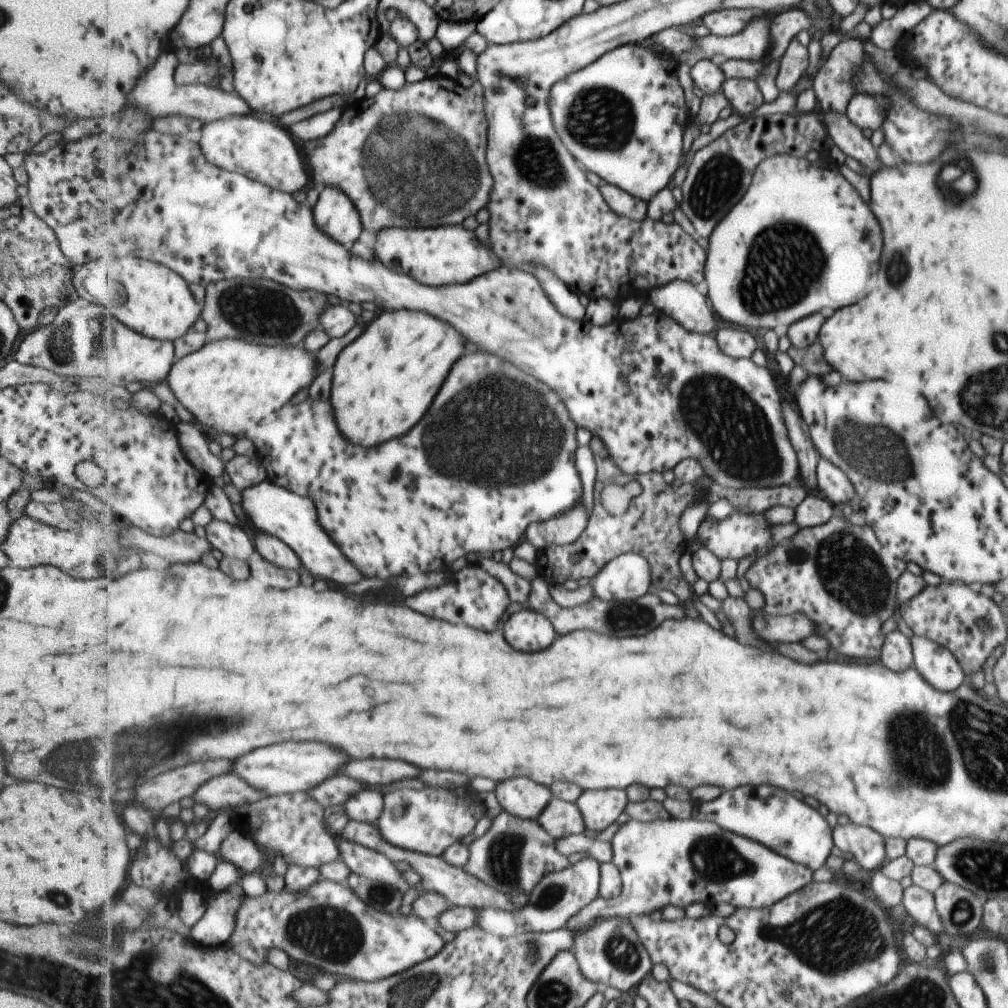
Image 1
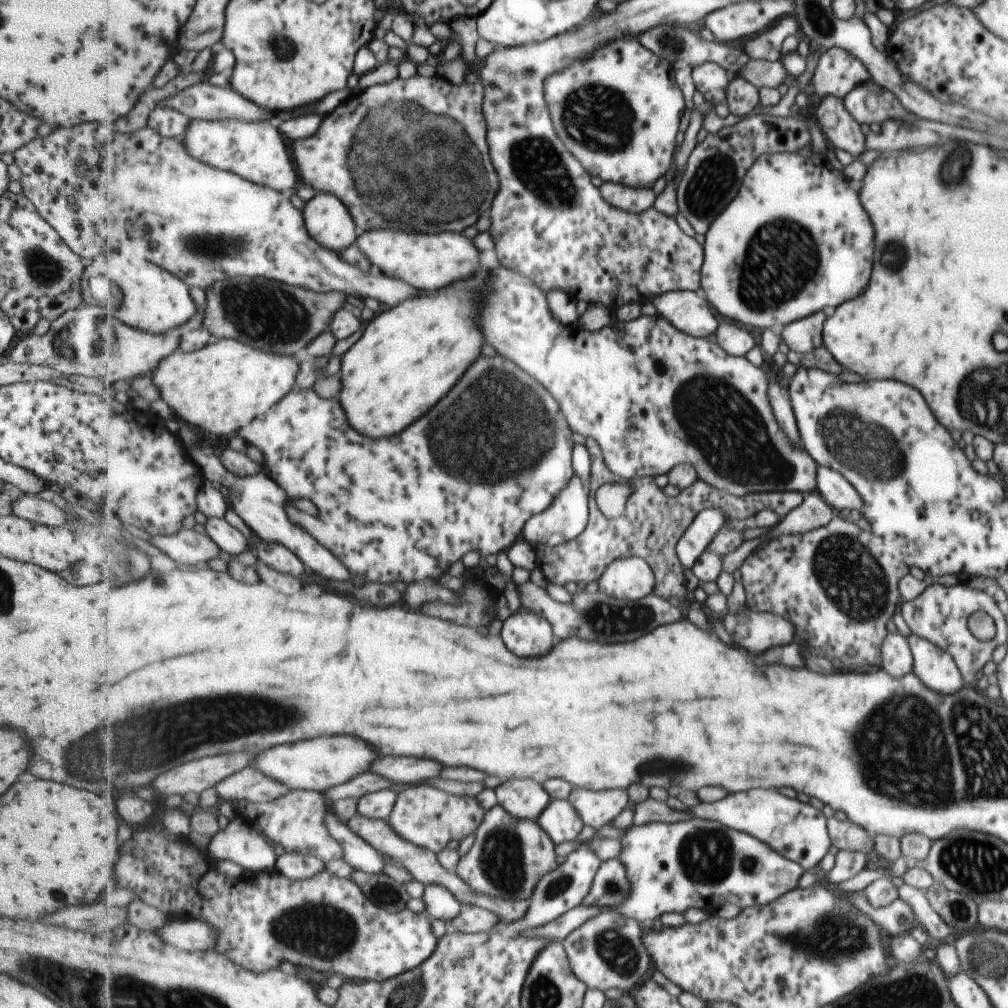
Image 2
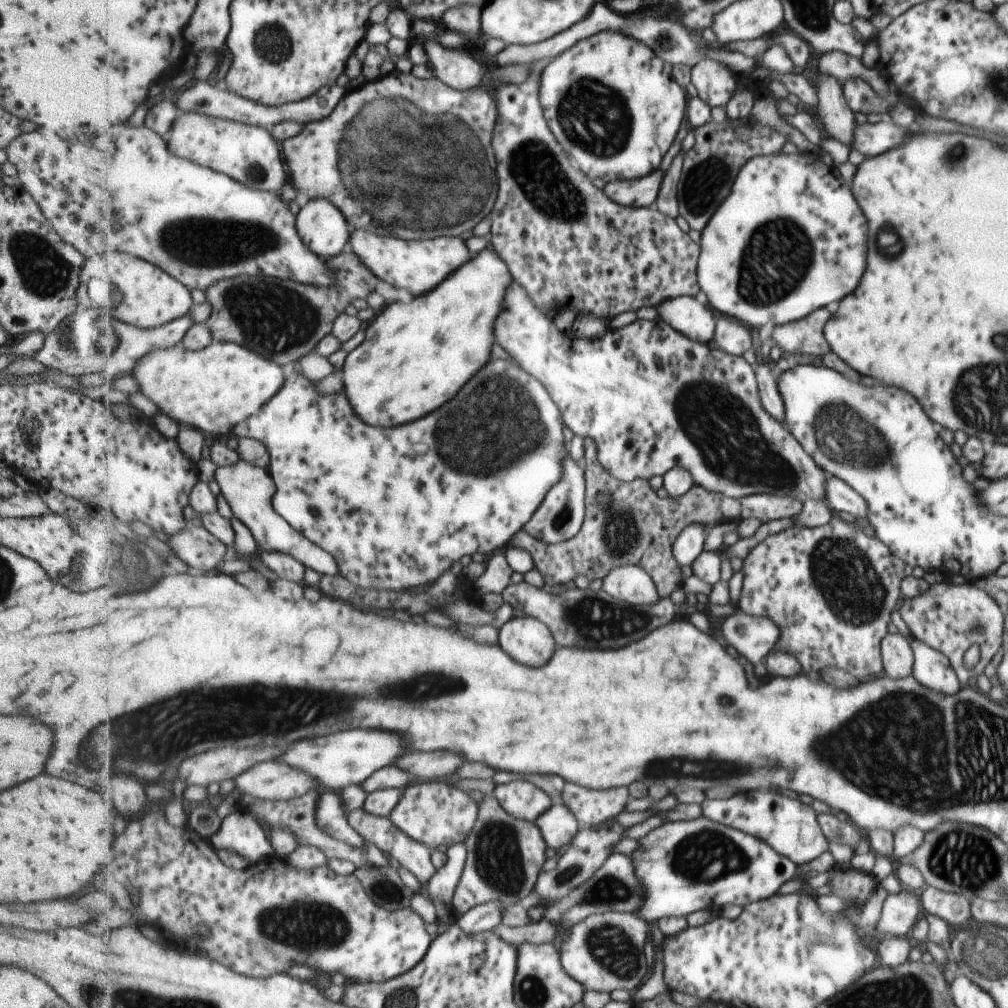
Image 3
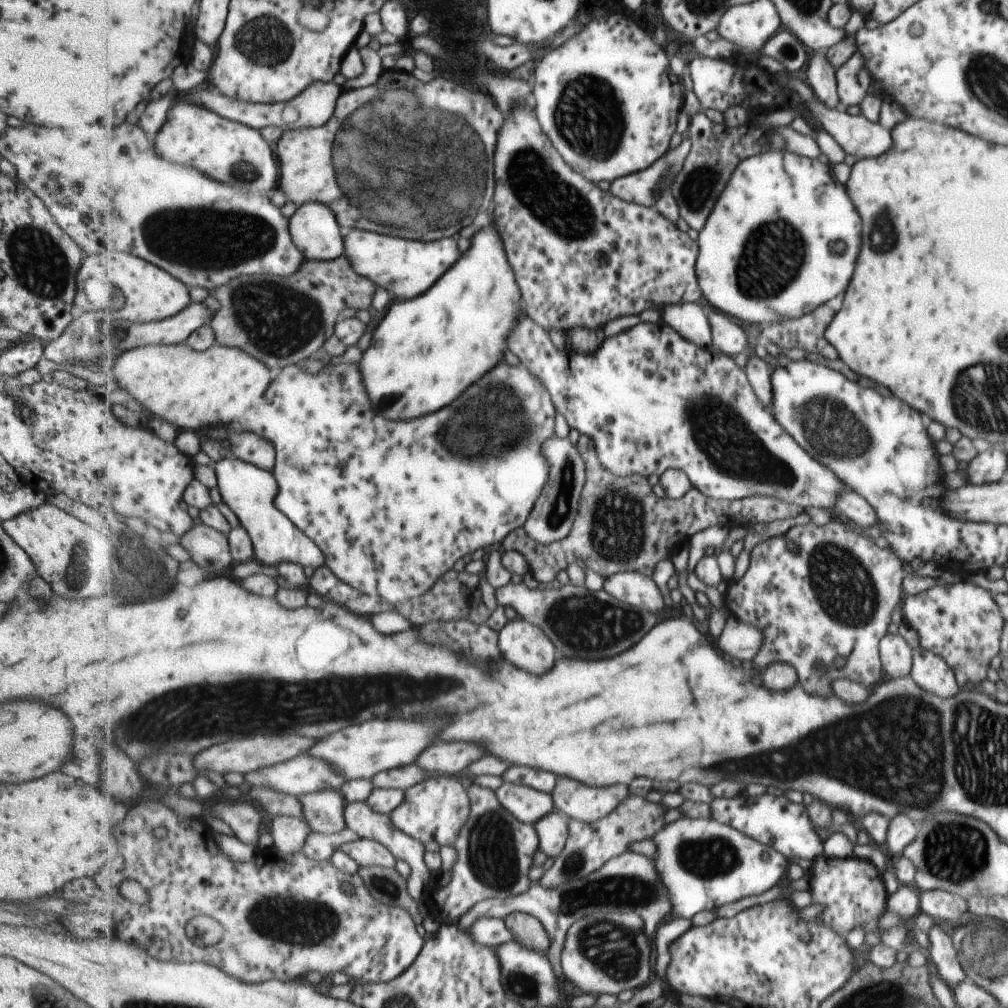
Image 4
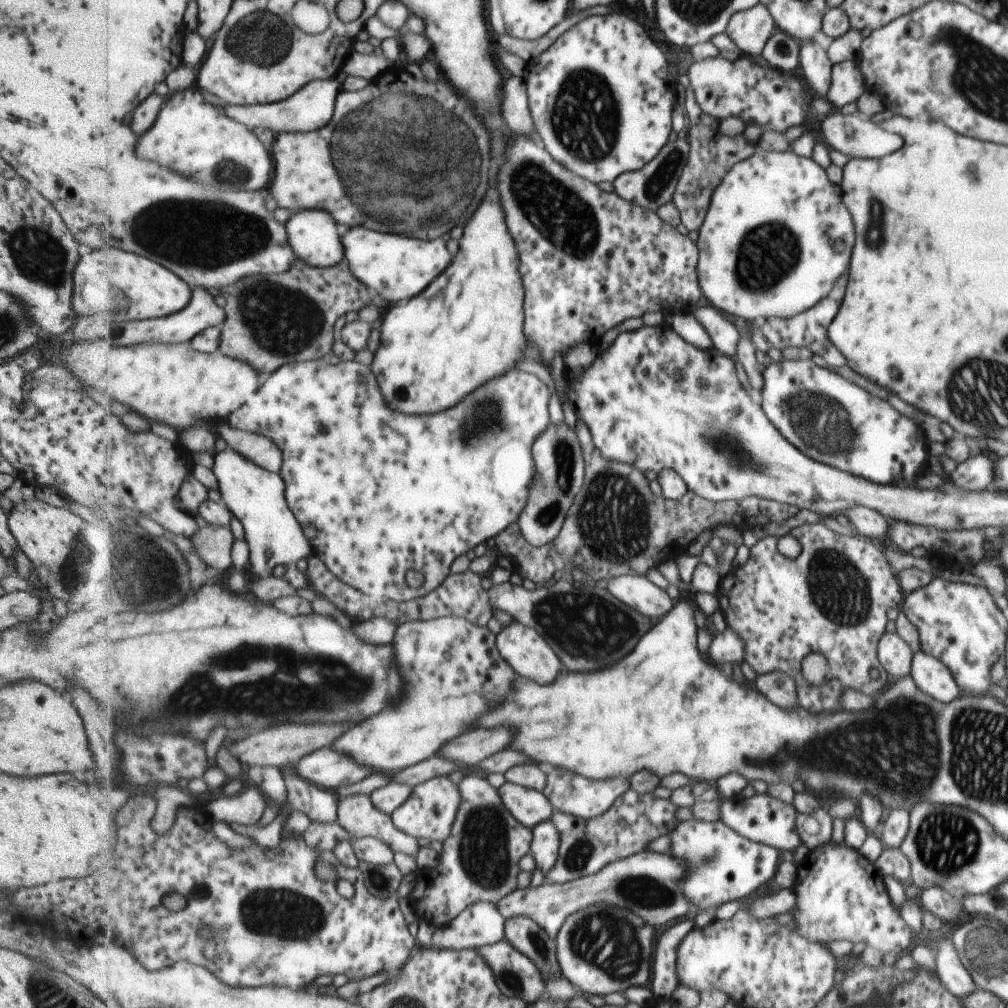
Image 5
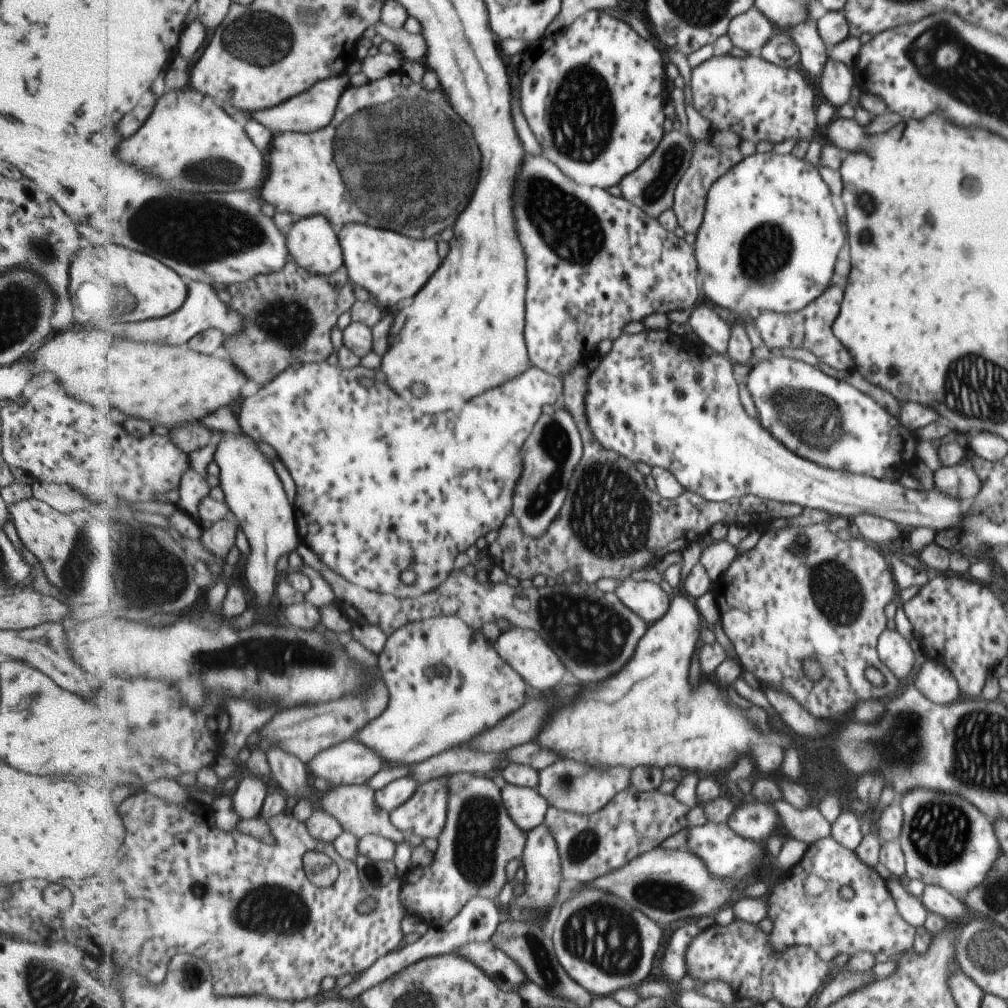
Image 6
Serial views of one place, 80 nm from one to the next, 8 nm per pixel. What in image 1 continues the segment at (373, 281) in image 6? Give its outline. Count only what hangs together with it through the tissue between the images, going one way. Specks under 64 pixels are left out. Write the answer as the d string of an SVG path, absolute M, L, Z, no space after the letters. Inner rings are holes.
M453 225L448 227L435 227L431 230L425 228L388 228L376 235L377 242L374 246L376 258L391 270L411 274L419 278L419 282L427 282L427 286L443 286L443 260L445 260L445 284L465 284L481 274L489 273L495 268L491 258L492 250L488 236L485 242L479 242L475 232L465 230L463 226Z

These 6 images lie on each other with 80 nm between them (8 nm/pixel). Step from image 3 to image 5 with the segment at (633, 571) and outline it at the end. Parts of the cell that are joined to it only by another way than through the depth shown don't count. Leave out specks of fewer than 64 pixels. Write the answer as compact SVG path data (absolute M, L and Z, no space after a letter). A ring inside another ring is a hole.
M625 575L611 580L608 589L621 602L649 618L662 618L674 608L665 589L642 575Z

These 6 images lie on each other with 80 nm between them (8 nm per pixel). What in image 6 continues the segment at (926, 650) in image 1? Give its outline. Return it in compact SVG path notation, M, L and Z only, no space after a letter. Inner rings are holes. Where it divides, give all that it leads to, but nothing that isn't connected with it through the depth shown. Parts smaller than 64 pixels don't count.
M926 660L915 676L914 687L929 701L935 704L949 704L961 698L953 675L939 663Z

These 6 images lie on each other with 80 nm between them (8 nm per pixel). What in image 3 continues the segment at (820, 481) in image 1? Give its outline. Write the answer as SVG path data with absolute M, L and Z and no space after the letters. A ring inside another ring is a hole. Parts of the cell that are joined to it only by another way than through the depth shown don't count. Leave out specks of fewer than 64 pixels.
M833 475L826 476L825 504L829 510L835 510L848 519L863 519L868 510L865 501L842 480Z

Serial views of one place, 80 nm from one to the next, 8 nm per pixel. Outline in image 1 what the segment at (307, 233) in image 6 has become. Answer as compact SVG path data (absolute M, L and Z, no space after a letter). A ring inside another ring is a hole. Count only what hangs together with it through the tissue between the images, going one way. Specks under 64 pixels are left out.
M338 187L319 189L319 197L312 210L318 226L349 250L364 232L361 211L353 199Z

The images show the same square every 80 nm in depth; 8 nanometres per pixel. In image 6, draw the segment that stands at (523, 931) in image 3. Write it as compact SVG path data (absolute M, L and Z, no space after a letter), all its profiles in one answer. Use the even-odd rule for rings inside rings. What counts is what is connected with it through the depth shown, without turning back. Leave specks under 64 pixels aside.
M475 897L447 926L444 926L444 928L424 927L420 939L417 939L414 943L403 944L394 953L379 958L378 961L374 962L374 965L359 974L359 977L357 977L359 980L346 985L339 993L344 999L359 998L364 990L385 982L388 978L394 977L398 972L413 963L439 955L456 954L456 950L461 945L474 942L491 942L500 924L501 918L499 918L497 903L490 898Z

